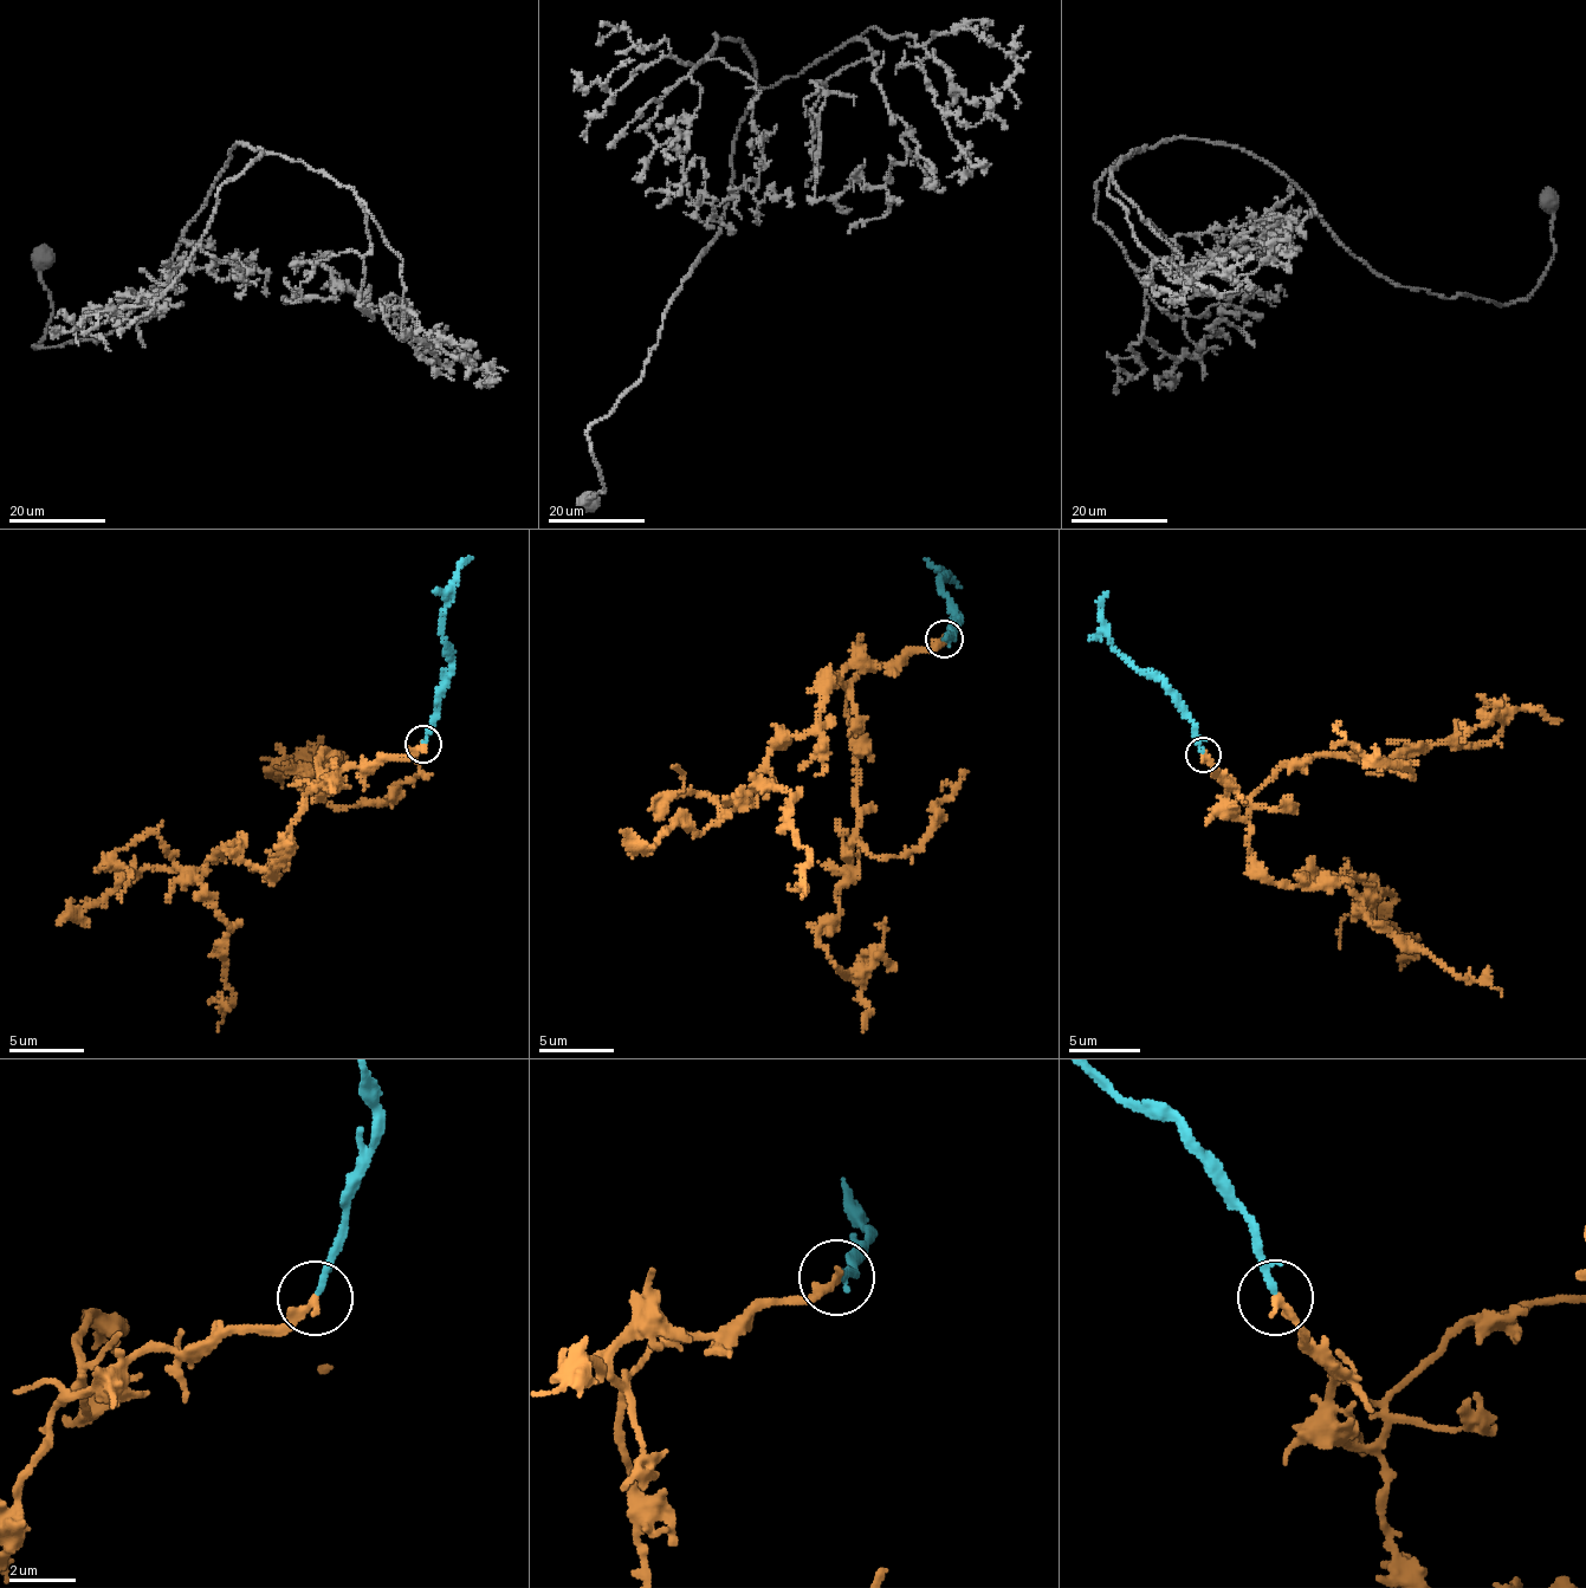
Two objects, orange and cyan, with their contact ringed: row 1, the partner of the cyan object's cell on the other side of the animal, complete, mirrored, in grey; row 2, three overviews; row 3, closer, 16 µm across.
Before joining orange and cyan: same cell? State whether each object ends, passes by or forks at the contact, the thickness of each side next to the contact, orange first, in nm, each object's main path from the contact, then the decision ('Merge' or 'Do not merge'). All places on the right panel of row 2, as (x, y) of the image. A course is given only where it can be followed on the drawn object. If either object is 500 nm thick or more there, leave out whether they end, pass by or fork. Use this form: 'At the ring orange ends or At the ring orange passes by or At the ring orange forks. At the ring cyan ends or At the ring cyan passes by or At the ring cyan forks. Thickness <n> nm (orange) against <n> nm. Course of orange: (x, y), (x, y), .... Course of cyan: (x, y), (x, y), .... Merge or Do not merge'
At the ring orange ends. At the ring cyan passes by. Thickness 280 nm (orange) against 140 nm. Course of orange: (1202, 756), (1275, 885), (1337, 876), (1365, 919), (1501, 996). Course of cyan: (1202, 752), (1189, 714), (1163, 682), (1115, 647), (1102, 609), (1107, 591). Merge

